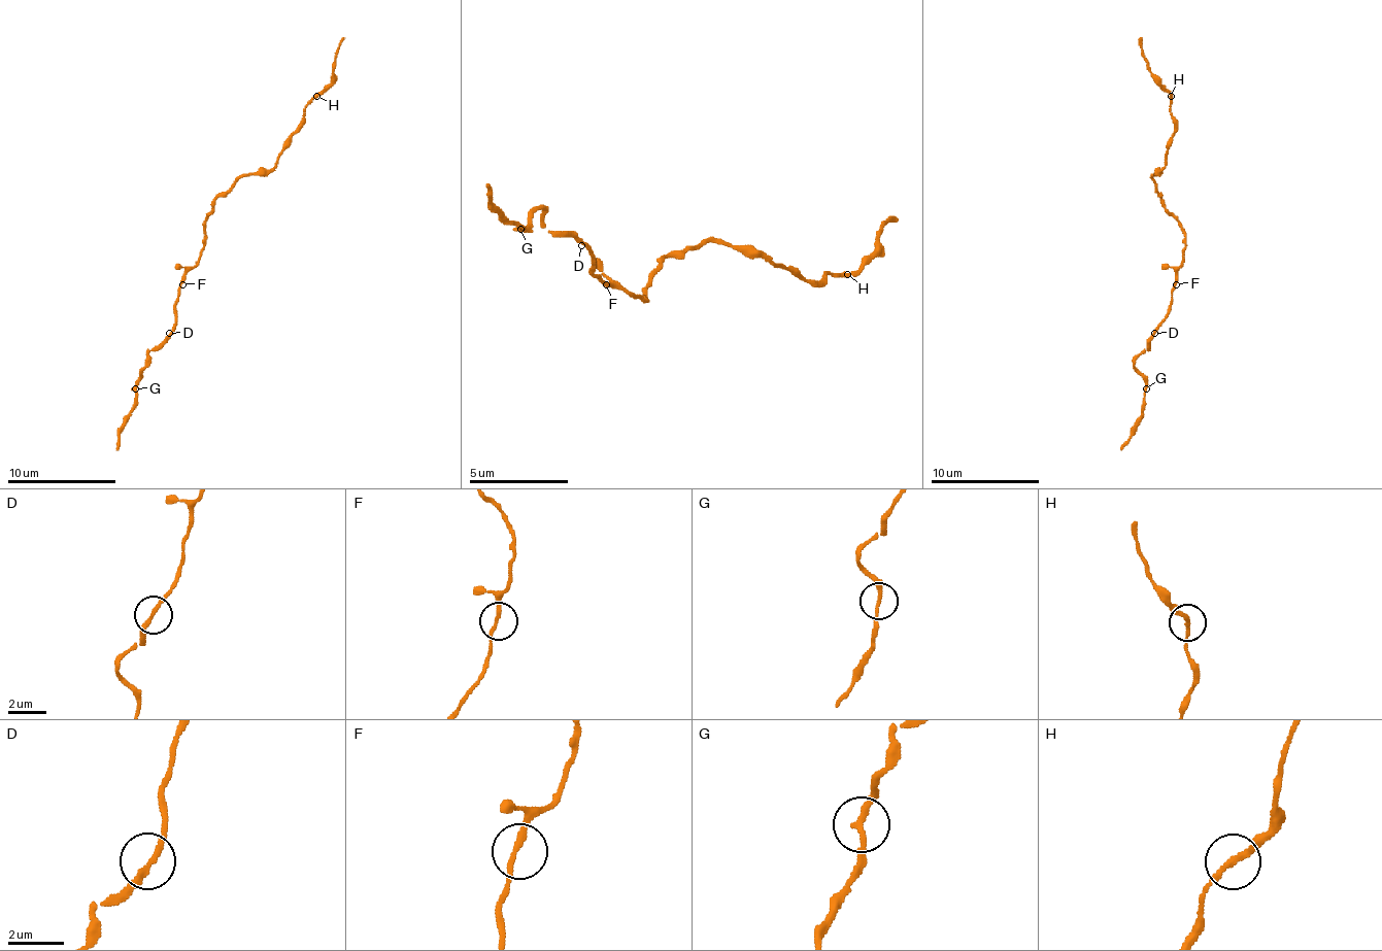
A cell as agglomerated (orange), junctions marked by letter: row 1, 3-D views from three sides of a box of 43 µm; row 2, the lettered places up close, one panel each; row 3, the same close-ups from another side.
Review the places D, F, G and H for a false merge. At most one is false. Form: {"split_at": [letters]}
{"split_at": []}

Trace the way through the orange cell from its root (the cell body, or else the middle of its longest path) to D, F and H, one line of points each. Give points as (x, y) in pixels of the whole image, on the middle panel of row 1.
D: (645, 295), (645, 299), (635, 299), (606, 284), (591, 270), (591, 255), (581, 245)
F: (645, 295), (645, 299), (635, 299), (606, 284)
H: (645, 295), (645, 284), (670, 255), (700, 249), (709, 240), (753, 245), (774, 265), (808, 279), (847, 274)

